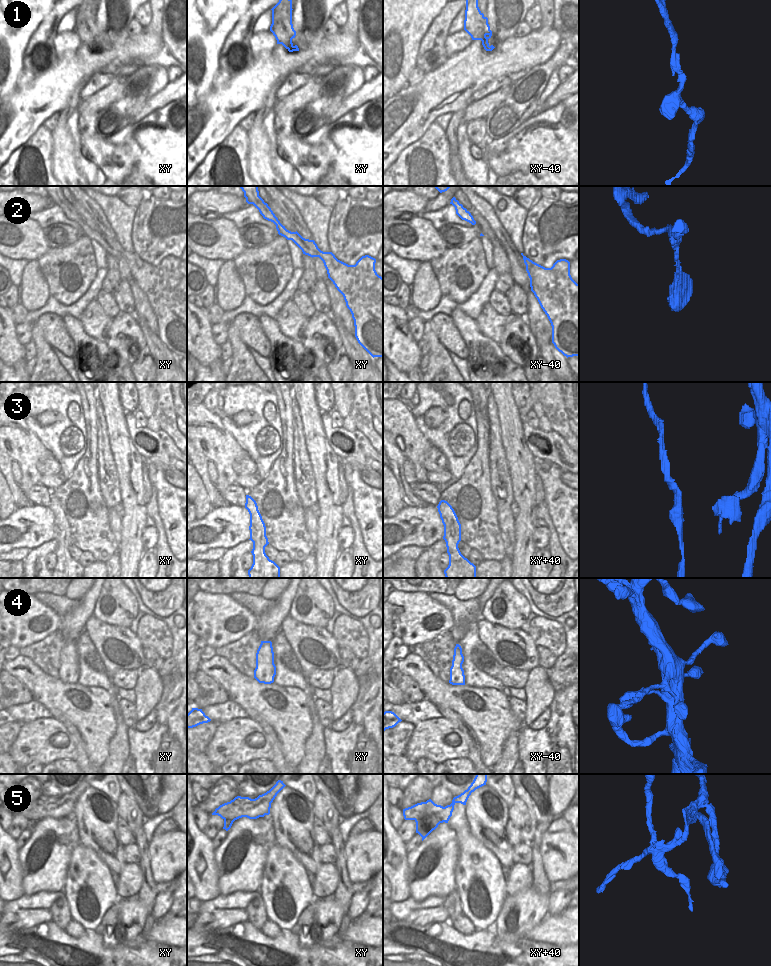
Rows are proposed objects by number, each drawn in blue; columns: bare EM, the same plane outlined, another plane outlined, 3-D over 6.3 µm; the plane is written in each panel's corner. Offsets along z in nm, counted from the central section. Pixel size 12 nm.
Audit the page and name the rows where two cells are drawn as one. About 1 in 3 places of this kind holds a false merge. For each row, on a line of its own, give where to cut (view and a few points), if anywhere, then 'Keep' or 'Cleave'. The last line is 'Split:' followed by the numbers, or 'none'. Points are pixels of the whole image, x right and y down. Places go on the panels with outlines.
1: No split. Keep
2: No split. Keep
3: No split. Keep
4: No split. Keep
5: Split along xy+40 (415, 821), (428, 815), (436, 815), (444, 821). Cleave
Split: 5.

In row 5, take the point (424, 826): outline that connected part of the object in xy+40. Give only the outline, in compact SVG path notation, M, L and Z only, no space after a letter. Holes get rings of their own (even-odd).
M425 816L422 819L419 819L416 822L416 833L422 837L422 841L433 831L435 830L440 823L443 823L443 819L437 816Z

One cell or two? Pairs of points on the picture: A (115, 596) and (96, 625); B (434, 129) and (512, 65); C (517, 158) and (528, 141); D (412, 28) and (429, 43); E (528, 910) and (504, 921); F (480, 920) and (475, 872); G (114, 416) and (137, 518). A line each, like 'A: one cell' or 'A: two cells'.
A: two cells
B: two cells
C: one cell
D: two cells
E: one cell
F: one cell
G: one cell

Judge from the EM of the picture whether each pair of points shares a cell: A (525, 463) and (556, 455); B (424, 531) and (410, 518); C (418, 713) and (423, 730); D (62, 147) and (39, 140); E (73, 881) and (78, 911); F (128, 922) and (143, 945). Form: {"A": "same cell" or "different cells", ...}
{"A": "different cells", "B": "same cell", "C": "different cells", "D": "different cells", "E": "same cell", "F": "different cells"}

